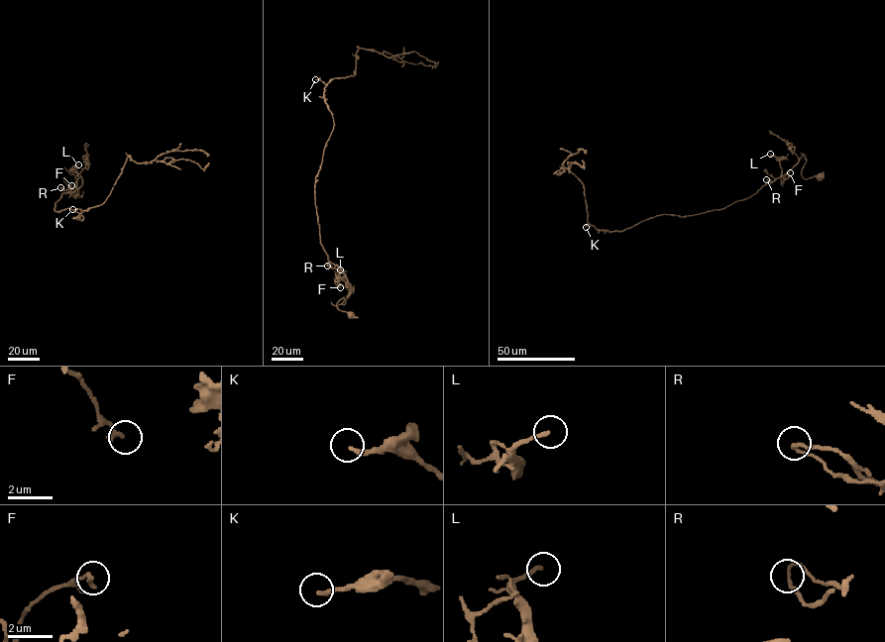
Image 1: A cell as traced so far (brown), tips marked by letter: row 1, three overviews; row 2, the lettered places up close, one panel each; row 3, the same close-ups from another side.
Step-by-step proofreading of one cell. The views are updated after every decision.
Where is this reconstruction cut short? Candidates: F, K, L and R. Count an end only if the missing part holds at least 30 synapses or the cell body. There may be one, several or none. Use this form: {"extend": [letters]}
{"extend": []}

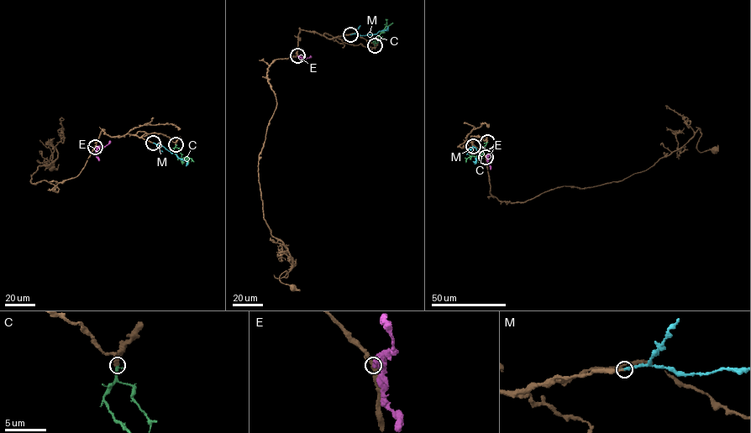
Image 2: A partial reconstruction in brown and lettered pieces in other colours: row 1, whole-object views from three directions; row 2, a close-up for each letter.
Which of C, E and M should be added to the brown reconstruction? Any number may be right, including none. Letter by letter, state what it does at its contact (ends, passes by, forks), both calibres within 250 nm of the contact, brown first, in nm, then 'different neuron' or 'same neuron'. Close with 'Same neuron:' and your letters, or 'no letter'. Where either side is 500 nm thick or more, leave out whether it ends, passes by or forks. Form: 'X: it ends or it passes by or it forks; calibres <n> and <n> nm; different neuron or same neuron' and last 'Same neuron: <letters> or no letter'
C: it passes by; calibres 480 and 220 nm; different neuron
E: calibres 420 and 600 nm; different neuron
M: it ends; calibres 260 and 360 nm; same neuron
Same neuron: M

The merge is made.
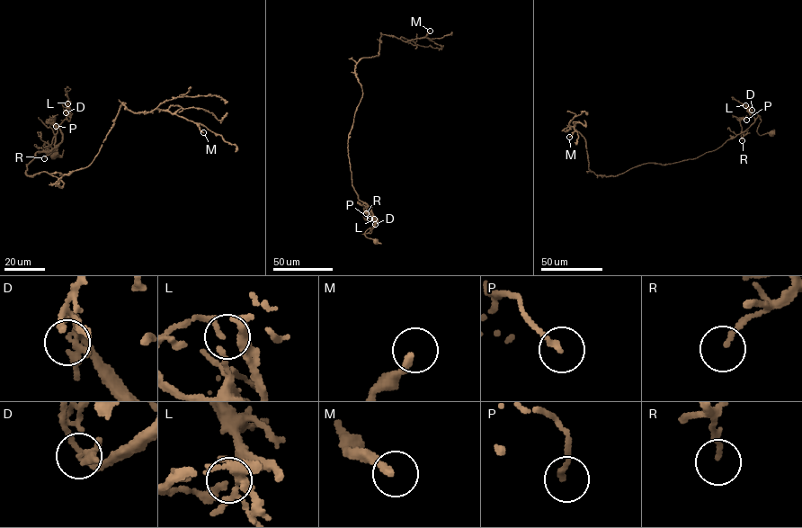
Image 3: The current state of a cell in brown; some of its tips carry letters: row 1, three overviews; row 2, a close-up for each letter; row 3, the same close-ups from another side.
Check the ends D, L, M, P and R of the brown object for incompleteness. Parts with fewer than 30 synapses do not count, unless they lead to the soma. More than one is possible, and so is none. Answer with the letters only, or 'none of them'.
M

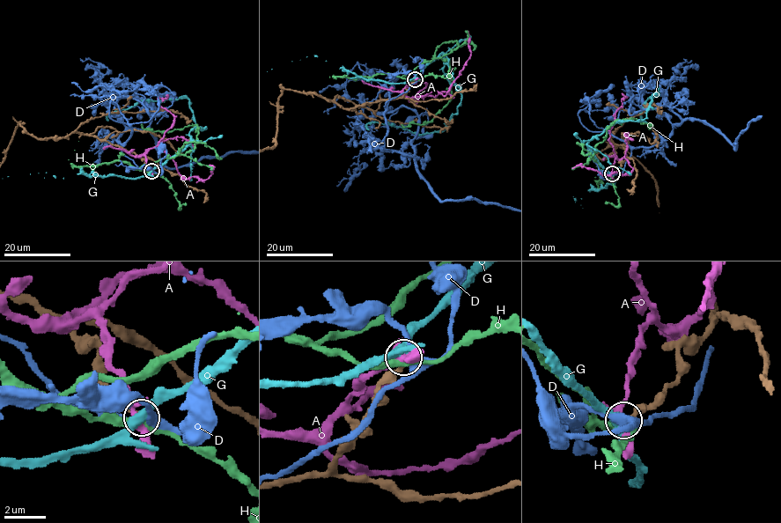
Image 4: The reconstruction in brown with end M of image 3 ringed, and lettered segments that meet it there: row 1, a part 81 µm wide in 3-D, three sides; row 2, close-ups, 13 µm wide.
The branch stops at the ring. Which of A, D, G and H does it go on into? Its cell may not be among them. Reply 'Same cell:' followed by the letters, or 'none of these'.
Same cell: none of these

